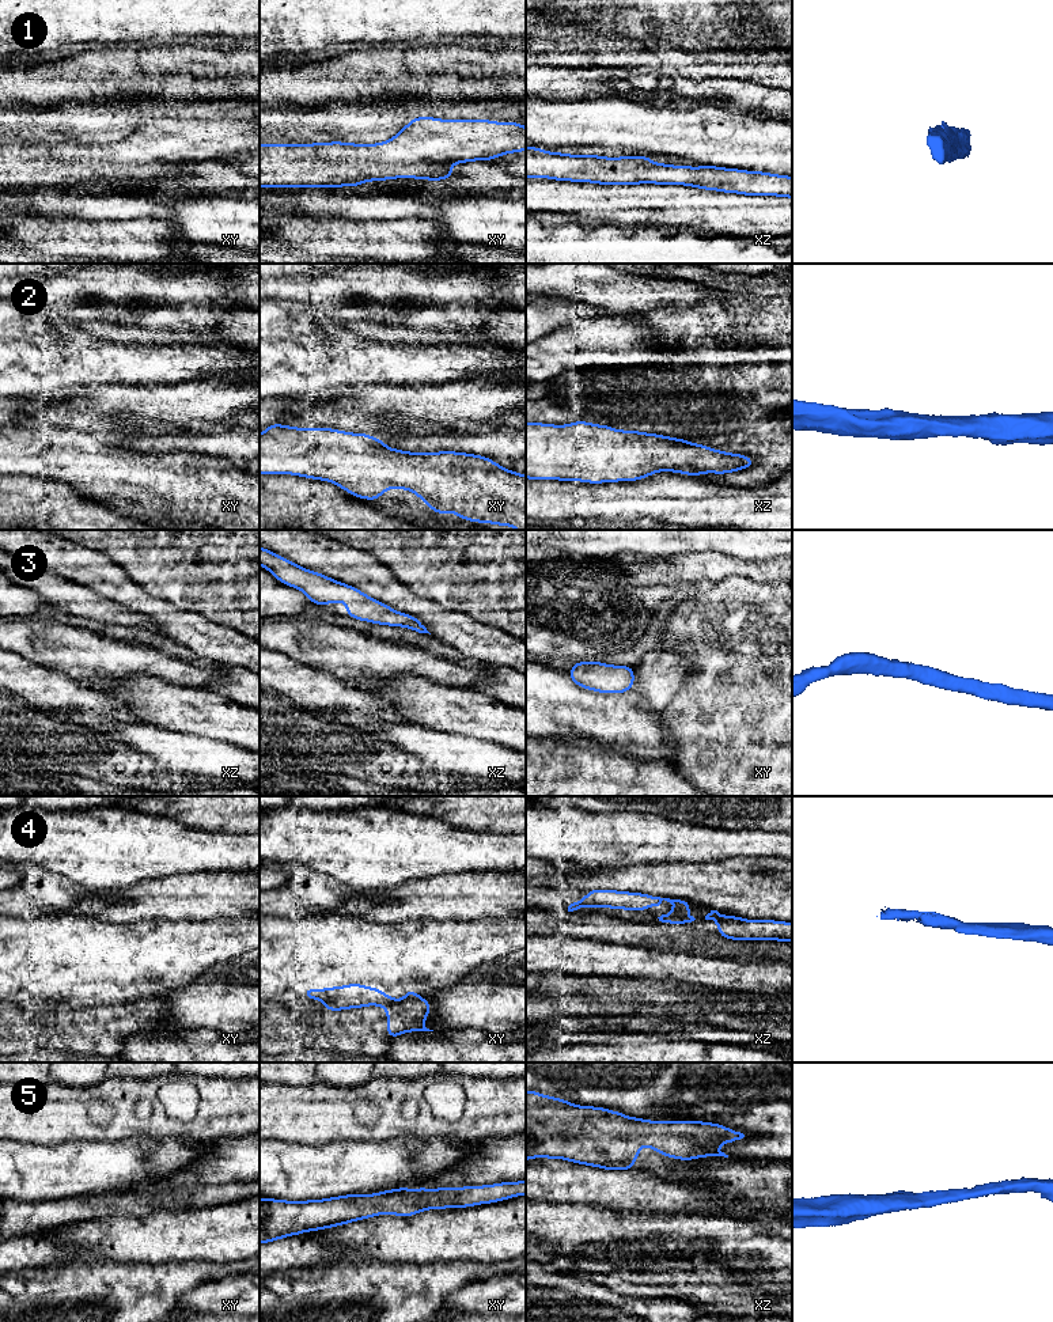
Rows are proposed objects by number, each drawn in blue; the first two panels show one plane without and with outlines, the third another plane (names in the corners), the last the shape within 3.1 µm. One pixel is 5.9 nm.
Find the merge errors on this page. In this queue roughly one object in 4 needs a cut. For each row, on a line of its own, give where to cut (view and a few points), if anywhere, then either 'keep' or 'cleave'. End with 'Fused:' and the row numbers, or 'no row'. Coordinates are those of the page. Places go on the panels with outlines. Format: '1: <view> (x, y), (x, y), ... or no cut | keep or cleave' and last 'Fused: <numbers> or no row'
1: no cut | keep
2: no cut | keep
3: no cut | keep
4: xy (396, 1000), (385, 1004) | cleave
5: no cut | keep
Fused: 4

